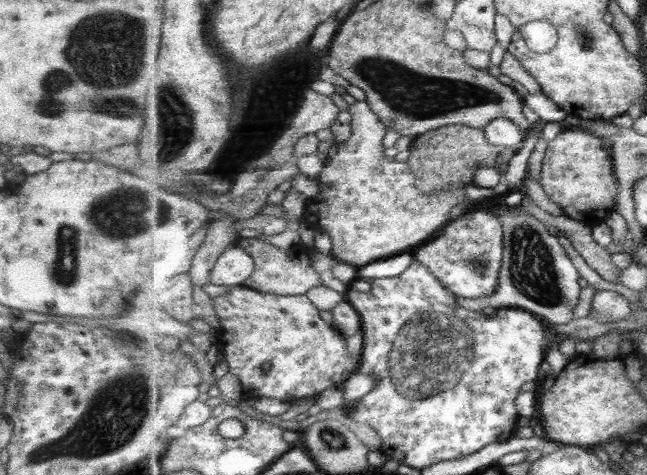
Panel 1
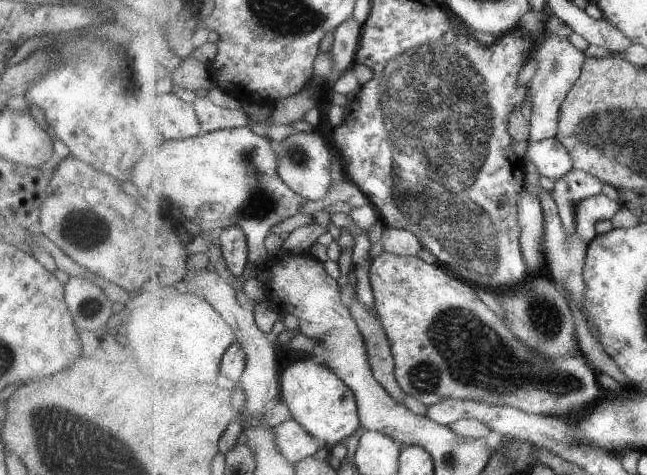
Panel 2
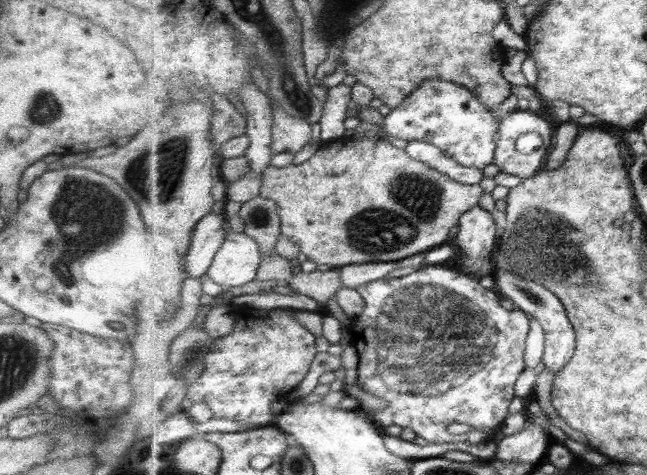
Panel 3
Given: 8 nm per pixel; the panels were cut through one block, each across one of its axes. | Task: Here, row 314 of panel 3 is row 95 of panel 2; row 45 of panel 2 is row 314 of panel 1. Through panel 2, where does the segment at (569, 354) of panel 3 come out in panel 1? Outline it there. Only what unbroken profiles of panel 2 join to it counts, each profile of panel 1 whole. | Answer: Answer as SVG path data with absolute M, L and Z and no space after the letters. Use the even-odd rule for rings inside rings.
M505 205L498 216L504 226L504 262L499 284L493 296L485 298L457 297L457 304L467 310L486 308L488 311L511 308L523 309L536 315L546 325L567 324L573 320L573 310L581 301L579 270L559 244L559 238L545 223L525 213L521 206Z

